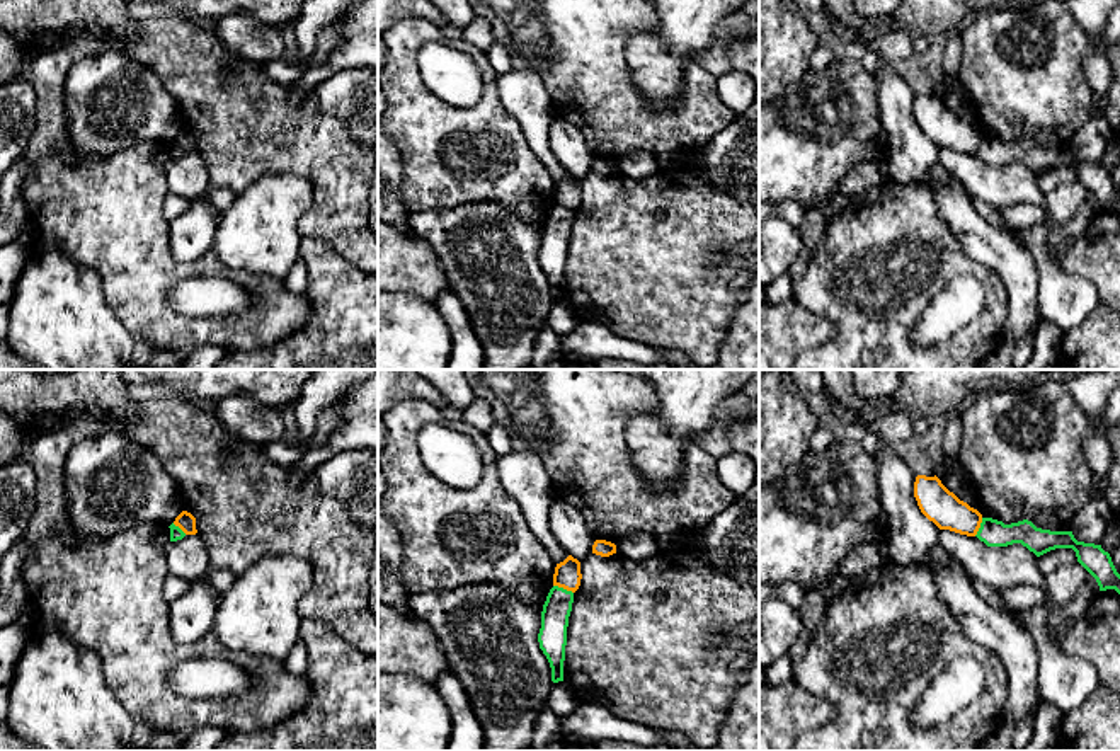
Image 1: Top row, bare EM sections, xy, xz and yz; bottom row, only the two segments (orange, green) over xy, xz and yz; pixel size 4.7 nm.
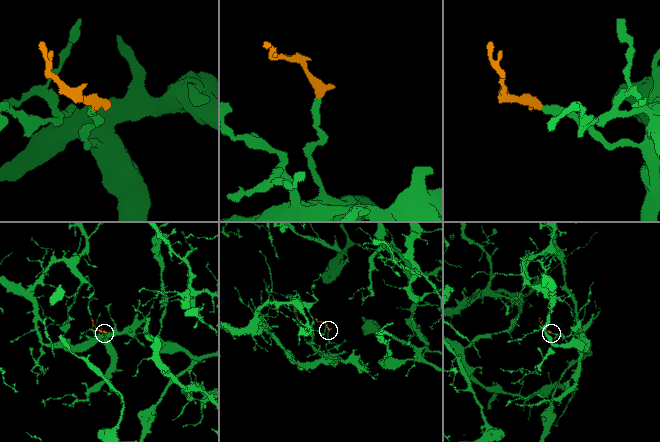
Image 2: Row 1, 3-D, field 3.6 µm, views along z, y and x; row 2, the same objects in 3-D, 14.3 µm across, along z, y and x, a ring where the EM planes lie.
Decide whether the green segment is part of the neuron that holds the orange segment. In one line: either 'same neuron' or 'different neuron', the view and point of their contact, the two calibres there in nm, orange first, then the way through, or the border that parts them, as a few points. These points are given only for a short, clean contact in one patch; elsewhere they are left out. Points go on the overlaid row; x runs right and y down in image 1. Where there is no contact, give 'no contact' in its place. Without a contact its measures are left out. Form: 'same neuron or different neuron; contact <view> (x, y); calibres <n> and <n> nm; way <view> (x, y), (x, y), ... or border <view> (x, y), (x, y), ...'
different neuron; contact xz (564, 588); calibres 130 and 140 nm; border xz (554, 584), (572, 593)

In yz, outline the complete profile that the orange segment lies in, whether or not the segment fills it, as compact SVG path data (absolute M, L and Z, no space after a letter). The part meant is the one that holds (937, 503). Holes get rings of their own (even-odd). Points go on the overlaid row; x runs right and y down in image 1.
M917 475L914 497L921 513L940 530L950 530L967 536L977 535L982 514L950 492L936 475Z

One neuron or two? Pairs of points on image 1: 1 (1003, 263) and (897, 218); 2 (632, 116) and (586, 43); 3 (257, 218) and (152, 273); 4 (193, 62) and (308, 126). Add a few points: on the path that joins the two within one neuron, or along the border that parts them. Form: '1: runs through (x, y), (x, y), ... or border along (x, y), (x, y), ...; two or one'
1: border along (938, 210), (964, 251), (991, 269); two
2: runs through (613, 97), (586, 70), (586, 62); one
3: border along (211, 251), (234, 269); two
4: runs through (222, 91), (257, 126), (280, 126); one

